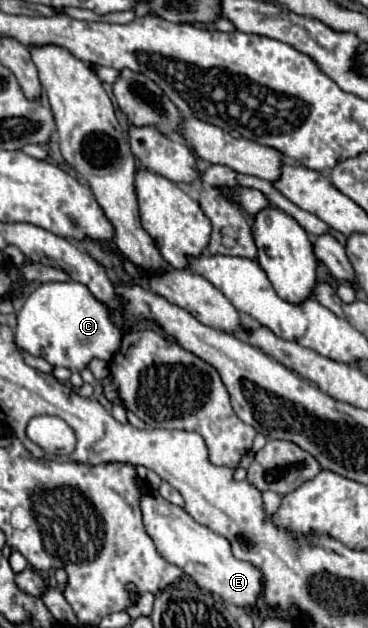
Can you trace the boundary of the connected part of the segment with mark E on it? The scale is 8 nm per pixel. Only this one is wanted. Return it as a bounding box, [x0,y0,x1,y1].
[140,490,260,606]

